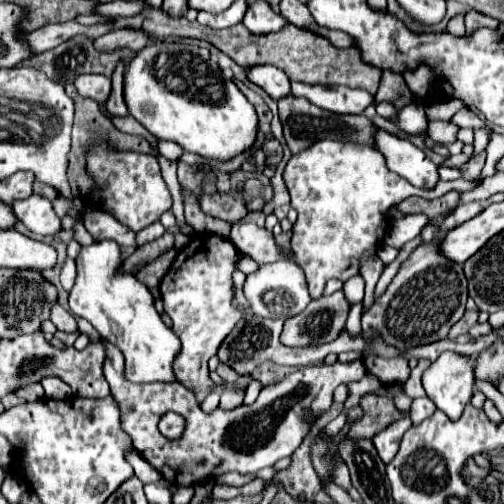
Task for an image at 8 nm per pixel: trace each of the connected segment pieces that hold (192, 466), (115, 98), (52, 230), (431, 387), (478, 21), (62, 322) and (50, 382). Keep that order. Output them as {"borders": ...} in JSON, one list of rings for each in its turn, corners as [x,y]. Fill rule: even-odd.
{"borders":[[[[102,340],[106,346],[106,358],[104,358],[104,376],[110,384],[110,396],[116,400],[118,408],[120,408],[120,424],[122,430],[132,438],[134,448],[172,484],[196,484],[200,480],[206,480],[210,476],[214,476],[216,472],[232,472],[238,470],[240,474],[250,474],[250,472],[258,472],[266,466],[276,464],[280,458],[288,458],[294,454],[294,450],[302,444],[302,440],[308,436],[308,432],[312,430],[314,422],[324,416],[330,406],[332,406],[332,396],[336,386],[340,386],[342,382],[354,382],[360,380],[366,370],[362,368],[362,360],[354,360],[350,364],[342,364],[336,362],[332,366],[308,366],[308,368],[300,368],[298,372],[286,376],[280,384],[276,386],[266,386],[258,400],[250,406],[238,406],[230,412],[222,412],[220,408],[214,410],[214,414],[204,414],[196,402],[194,392],[190,392],[188,388],[184,388],[180,382],[154,382],[154,384],[130,384],[126,382],[126,378],[122,378],[122,368],[124,368],[124,360],[122,360],[122,352],[118,350],[118,346],[114,346],[108,340]],[[310,410],[312,420],[306,418],[306,412]],[[166,412],[176,412],[180,416],[186,418],[186,432],[180,440],[166,440],[160,432],[158,432],[158,420],[160,416],[164,416]]],[[[120,60],[112,72],[112,92],[106,102],[106,108],[110,110],[110,114],[116,114],[116,116],[128,114],[128,108],[126,108],[124,96],[122,96],[122,80],[124,80],[124,60]]],[[[32,194],[30,198],[16,200],[12,204],[14,216],[36,234],[56,234],[60,230],[60,218],[52,210],[52,202],[44,196]]],[[[444,352],[422,374],[426,396],[450,420],[458,420],[474,394],[474,358]]],[[[470,10],[466,12],[466,32],[474,32],[476,28],[482,28],[482,26],[488,26],[488,28],[496,28],[500,22],[490,18],[490,16],[484,16],[482,12],[476,12],[476,10]]],[[[56,304],[56,306],[52,308],[50,320],[52,320],[52,322],[56,324],[56,328],[62,330],[62,332],[68,332],[68,334],[70,334],[70,332],[76,332],[76,330],[78,330],[74,316],[72,316],[70,312],[66,312],[60,304]]],[[[48,376],[48,378],[42,378],[40,384],[44,386],[44,392],[46,392],[46,398],[54,398],[54,400],[66,400],[72,396],[70,392],[70,386],[64,384],[59,378],[54,376]]]]}

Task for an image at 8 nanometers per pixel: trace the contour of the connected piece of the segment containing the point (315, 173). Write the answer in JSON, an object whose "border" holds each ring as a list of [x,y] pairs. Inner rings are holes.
{"border":[[[318,140],[310,148],[294,154],[284,168],[284,182],[292,196],[292,208],[298,210],[290,248],[292,262],[306,272],[310,296],[314,300],[322,296],[330,278],[346,282],[358,274],[360,254],[364,250],[376,250],[382,244],[388,228],[384,210],[410,196],[433,200],[452,190],[470,190],[470,182],[464,180],[438,180],[432,190],[414,188],[408,180],[394,176],[394,172],[386,168],[376,148],[338,140]]]}

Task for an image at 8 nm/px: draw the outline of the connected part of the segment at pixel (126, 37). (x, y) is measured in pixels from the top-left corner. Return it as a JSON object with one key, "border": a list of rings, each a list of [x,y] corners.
{"border":[[[118,28],[118,30],[112,30],[104,36],[100,36],[94,44],[98,50],[106,52],[106,50],[114,50],[118,46],[122,48],[130,48],[134,52],[142,50],[146,44],[150,42],[150,36],[142,30],[134,30],[134,28]]]}

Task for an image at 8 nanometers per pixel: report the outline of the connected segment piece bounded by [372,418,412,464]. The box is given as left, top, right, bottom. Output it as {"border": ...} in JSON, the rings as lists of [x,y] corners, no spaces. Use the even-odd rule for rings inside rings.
{"border":[[[402,418],[402,420],[398,420],[398,422],[390,424],[390,426],[388,426],[384,432],[380,432],[378,436],[374,436],[372,442],[374,442],[376,450],[378,450],[378,456],[380,456],[386,464],[396,456],[398,446],[400,446],[400,440],[402,440],[404,432],[406,432],[410,426],[412,426],[410,418]]]}

